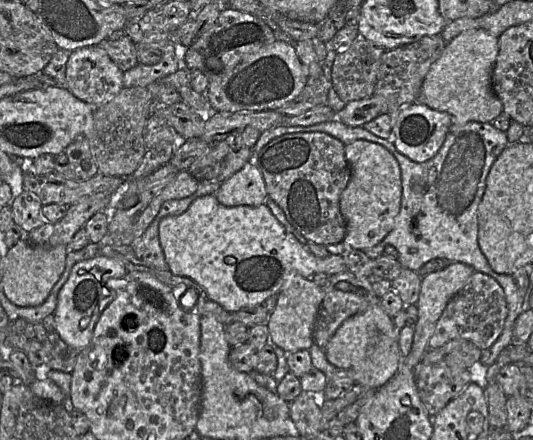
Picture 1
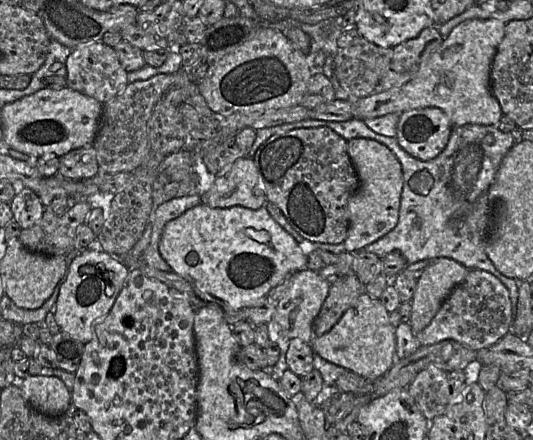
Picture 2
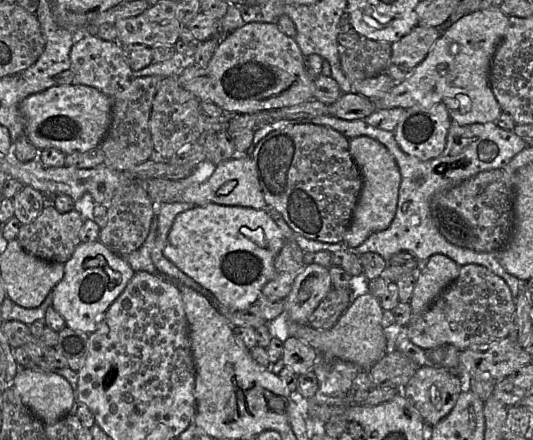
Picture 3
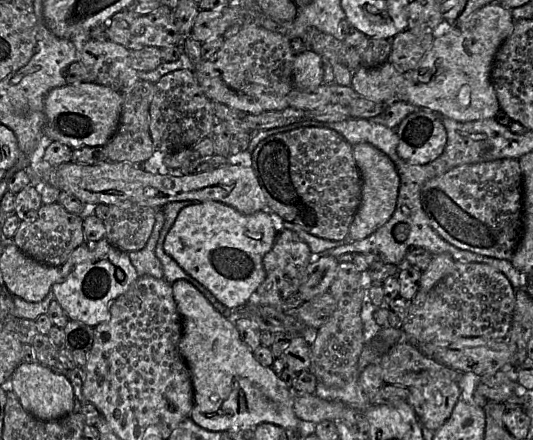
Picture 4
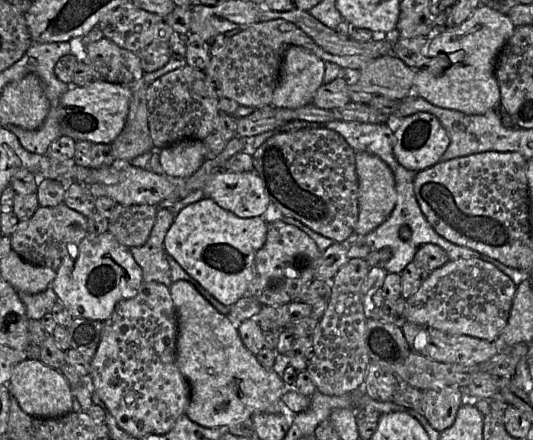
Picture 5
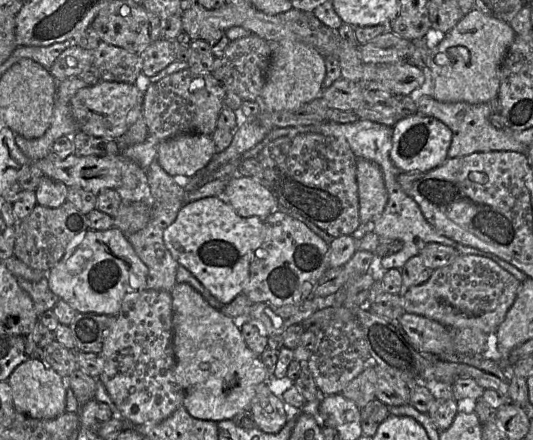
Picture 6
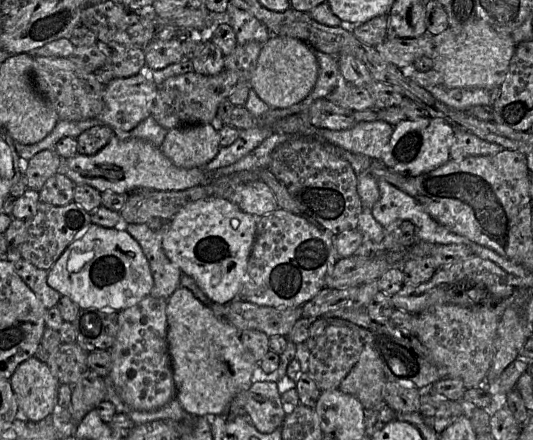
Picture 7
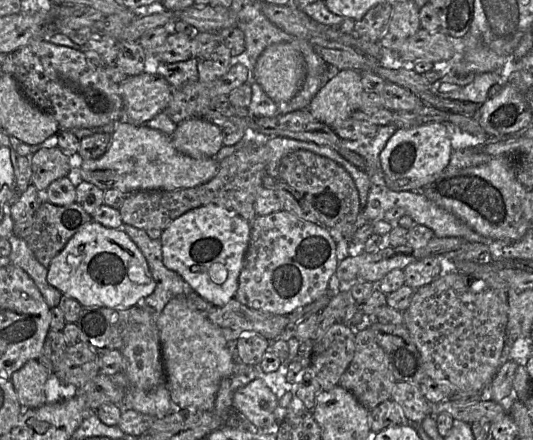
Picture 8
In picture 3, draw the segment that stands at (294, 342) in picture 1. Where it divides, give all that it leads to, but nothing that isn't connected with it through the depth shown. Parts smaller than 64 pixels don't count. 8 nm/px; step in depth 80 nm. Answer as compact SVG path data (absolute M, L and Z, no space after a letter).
M311 263L297 274L284 301L284 312L297 323L308 323L309 317L332 288L329 268Z

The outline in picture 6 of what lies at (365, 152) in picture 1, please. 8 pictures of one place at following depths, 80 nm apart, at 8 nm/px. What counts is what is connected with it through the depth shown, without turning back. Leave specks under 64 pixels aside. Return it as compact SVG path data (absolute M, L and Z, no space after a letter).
M357 158L356 179L360 221L375 221L383 213L388 201L383 173L377 164Z

